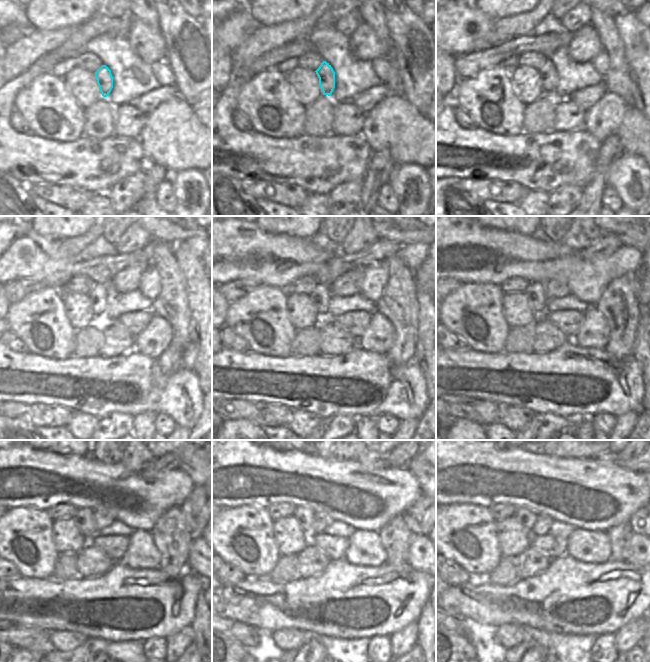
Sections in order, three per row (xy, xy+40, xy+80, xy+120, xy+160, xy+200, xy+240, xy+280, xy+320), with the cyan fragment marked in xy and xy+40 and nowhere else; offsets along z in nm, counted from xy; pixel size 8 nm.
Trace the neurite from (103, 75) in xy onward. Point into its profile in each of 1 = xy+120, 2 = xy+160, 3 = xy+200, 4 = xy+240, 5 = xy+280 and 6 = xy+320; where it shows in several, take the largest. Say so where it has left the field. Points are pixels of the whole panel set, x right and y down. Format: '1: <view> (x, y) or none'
1: xy+120 (98, 295)
2: xy+160 (320, 296)
3: xy+200 (535, 292)
4: xy+240 (83, 517)
5: xy+280 (304, 515)
6: xy+320 (527, 518)

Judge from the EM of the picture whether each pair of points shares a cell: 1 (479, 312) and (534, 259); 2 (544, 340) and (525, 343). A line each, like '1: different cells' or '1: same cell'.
1: different cells
2: different cells

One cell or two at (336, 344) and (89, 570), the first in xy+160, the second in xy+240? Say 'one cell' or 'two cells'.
one cell

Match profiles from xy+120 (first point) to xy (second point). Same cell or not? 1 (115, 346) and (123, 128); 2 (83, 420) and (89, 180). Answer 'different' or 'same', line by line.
1: same
2: different

